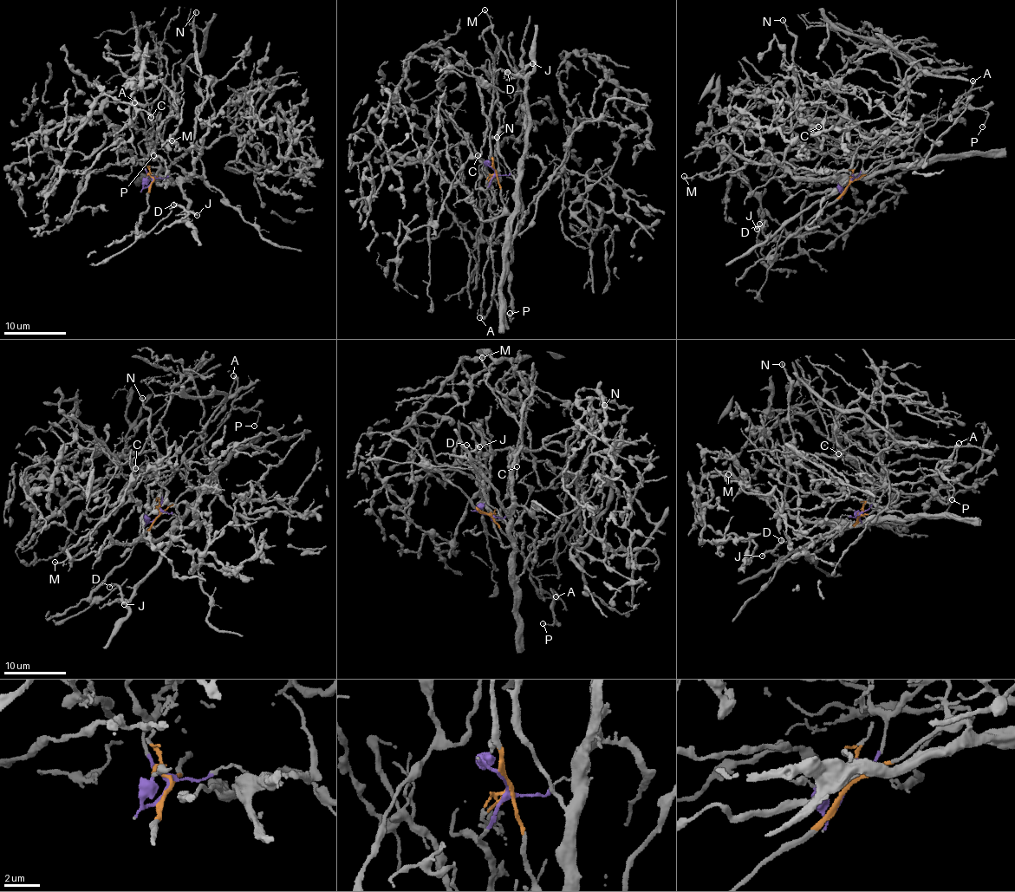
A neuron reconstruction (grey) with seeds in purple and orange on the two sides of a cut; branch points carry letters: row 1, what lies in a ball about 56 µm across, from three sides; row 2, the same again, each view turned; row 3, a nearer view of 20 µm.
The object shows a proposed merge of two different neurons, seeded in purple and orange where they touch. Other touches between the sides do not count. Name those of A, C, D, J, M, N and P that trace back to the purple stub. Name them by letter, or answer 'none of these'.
A, C, P

